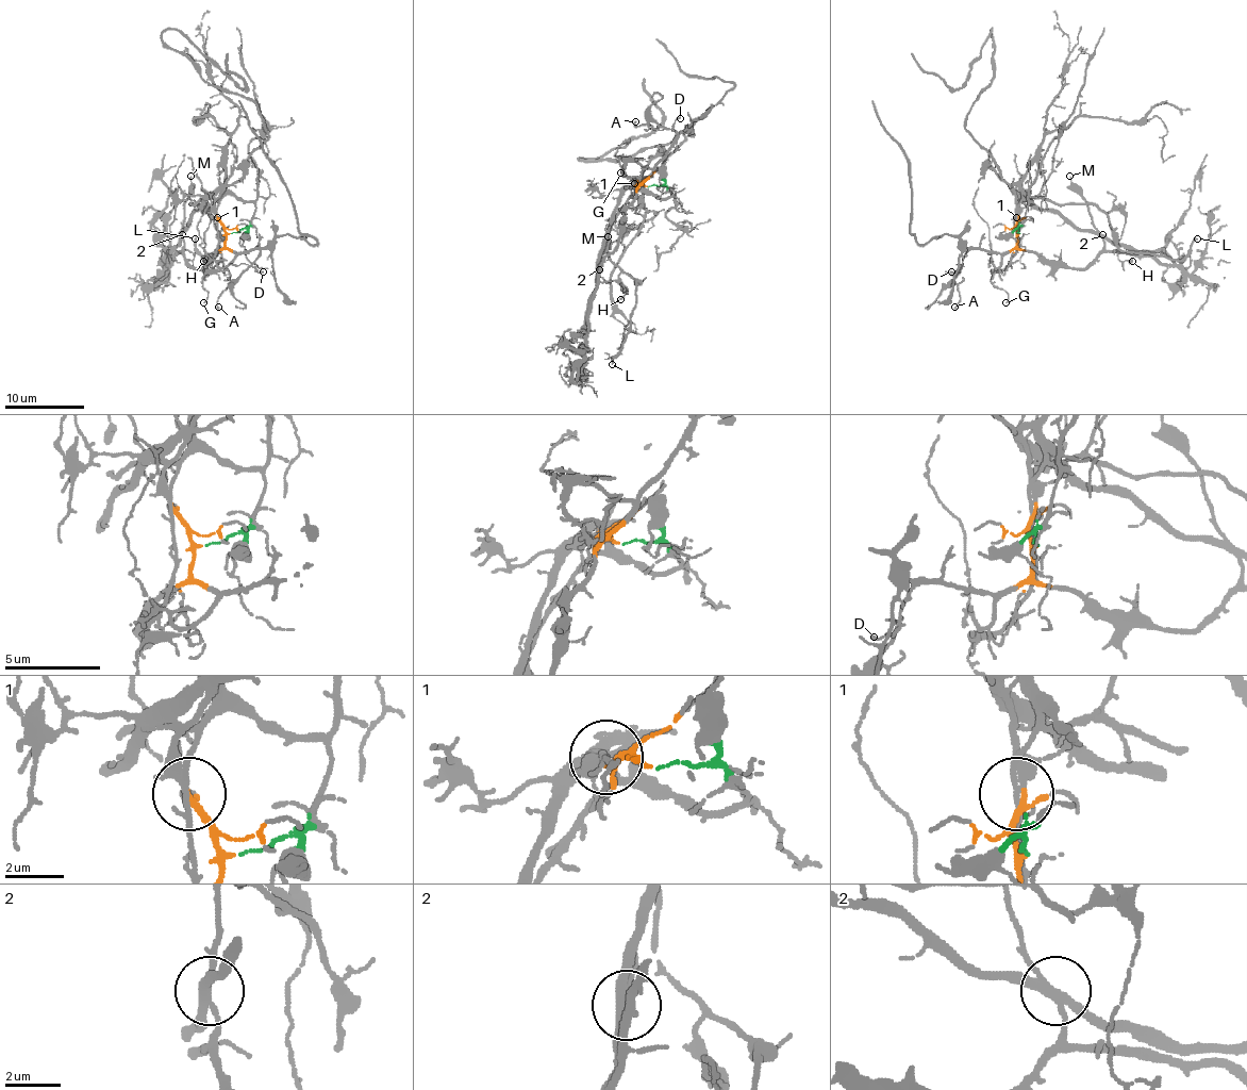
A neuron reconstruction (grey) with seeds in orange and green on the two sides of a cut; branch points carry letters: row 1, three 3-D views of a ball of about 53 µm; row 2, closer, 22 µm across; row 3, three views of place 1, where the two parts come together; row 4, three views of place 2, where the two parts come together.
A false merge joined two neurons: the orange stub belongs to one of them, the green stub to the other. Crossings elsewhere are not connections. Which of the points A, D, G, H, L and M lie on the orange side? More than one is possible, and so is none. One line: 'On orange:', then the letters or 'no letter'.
On orange: A, D, M

